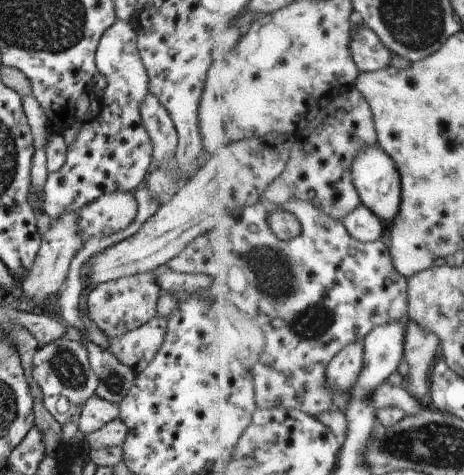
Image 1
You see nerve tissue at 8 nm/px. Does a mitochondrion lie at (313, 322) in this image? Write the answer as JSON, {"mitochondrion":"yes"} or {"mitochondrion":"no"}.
{"mitochondrion":"yes"}

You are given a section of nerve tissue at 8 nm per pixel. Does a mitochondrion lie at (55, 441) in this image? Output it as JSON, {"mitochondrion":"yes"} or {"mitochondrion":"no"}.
{"mitochondrion":"no"}

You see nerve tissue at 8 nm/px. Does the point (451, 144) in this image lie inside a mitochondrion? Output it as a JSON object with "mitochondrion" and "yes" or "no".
{"mitochondrion":"no"}

